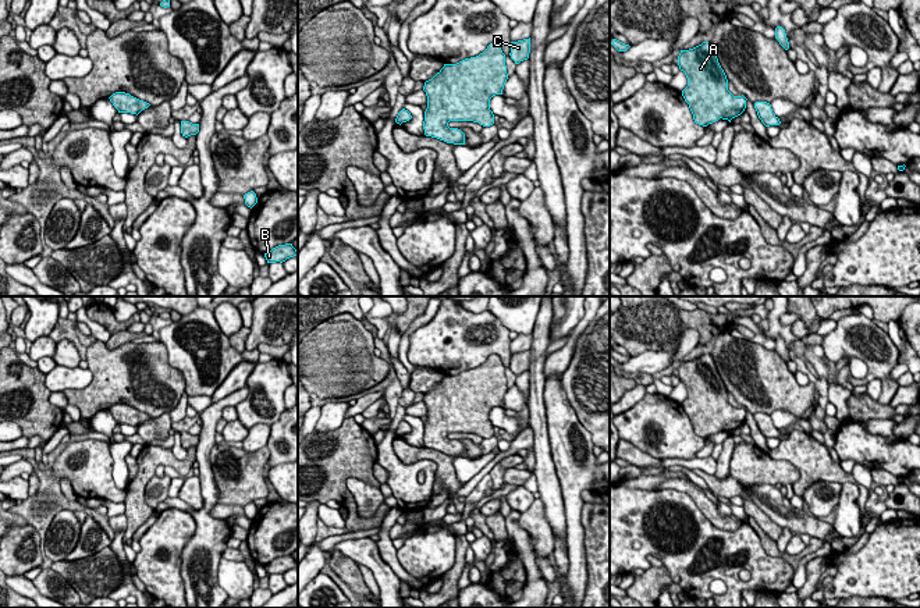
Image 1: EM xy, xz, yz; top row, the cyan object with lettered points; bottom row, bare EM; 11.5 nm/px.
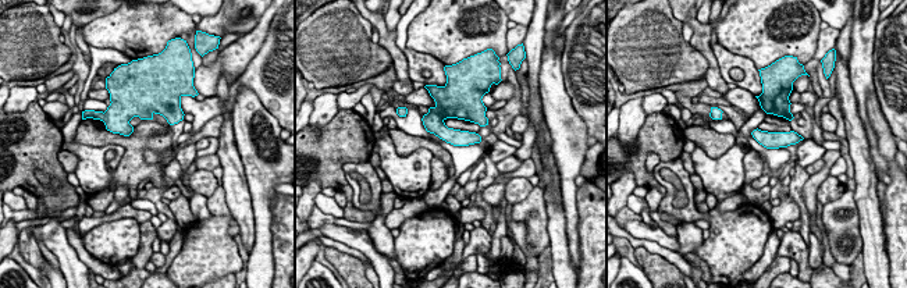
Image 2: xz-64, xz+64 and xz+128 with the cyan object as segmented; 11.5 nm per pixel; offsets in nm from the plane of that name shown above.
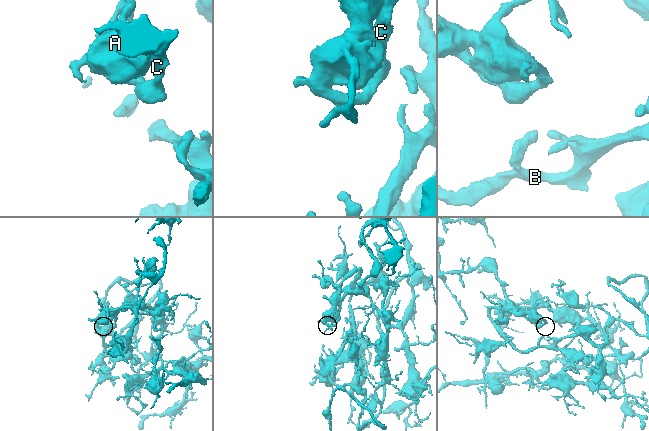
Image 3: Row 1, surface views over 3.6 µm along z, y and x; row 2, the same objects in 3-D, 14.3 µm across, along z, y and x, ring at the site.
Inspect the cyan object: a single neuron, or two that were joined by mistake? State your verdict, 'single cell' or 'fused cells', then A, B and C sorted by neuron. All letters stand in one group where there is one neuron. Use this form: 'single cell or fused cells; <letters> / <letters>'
single cell; A B C

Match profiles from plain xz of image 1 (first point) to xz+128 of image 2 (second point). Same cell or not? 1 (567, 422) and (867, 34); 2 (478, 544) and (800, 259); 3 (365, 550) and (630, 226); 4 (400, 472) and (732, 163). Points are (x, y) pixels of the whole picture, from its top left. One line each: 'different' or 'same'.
1: same
2: same
3: same
4: same

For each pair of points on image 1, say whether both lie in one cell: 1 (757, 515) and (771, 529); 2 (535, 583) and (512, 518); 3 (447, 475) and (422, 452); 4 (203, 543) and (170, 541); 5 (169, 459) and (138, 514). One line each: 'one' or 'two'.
1: one
2: one
3: one
4: two
5: one

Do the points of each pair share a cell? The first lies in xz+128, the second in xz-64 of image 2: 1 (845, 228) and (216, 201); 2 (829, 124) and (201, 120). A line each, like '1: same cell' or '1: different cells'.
1: same cell
2: different cells

